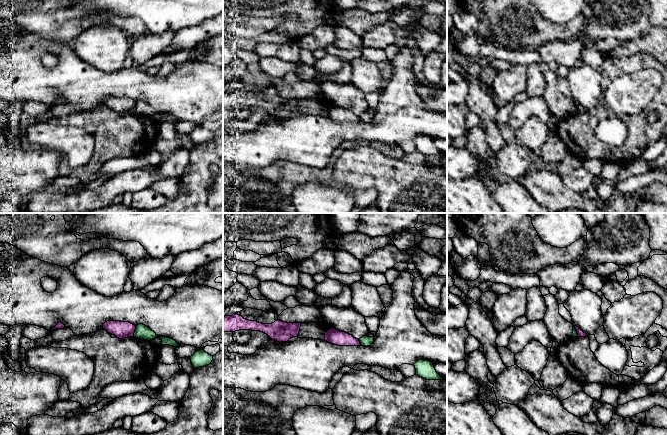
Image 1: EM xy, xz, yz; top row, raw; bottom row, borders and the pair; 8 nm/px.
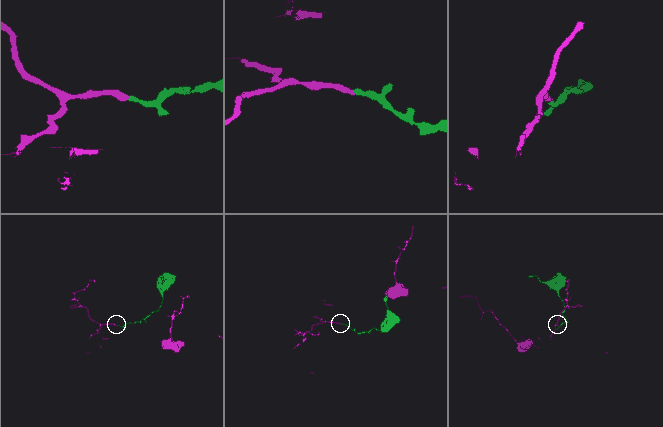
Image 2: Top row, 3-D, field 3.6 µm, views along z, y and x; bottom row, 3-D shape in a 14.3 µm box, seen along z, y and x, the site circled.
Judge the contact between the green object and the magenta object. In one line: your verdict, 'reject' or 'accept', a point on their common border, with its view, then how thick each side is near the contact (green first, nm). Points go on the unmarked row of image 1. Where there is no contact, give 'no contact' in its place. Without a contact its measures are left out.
reject | xy (135, 107) | 110/140 nm

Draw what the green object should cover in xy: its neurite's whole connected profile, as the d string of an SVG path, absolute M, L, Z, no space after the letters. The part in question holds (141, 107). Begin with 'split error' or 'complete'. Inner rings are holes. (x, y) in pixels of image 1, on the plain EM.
complete; M143 100L136 102L134 113L148 117L154 115L155 113L159 113L162 116L162 121L170 121L174 123L177 123L179 121L175 116L171 114L158 112L154 107Z

